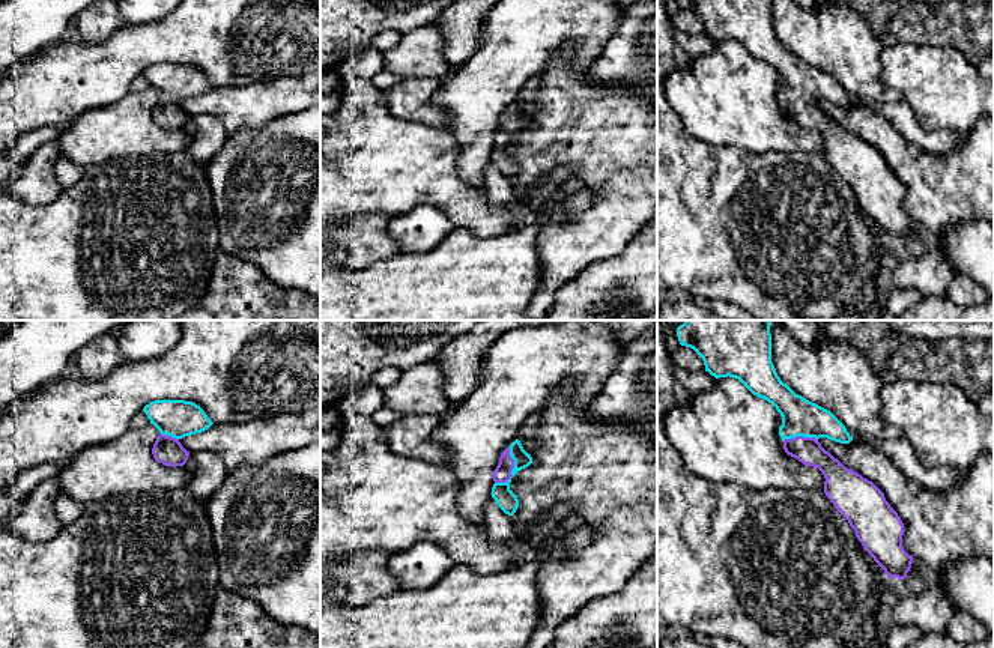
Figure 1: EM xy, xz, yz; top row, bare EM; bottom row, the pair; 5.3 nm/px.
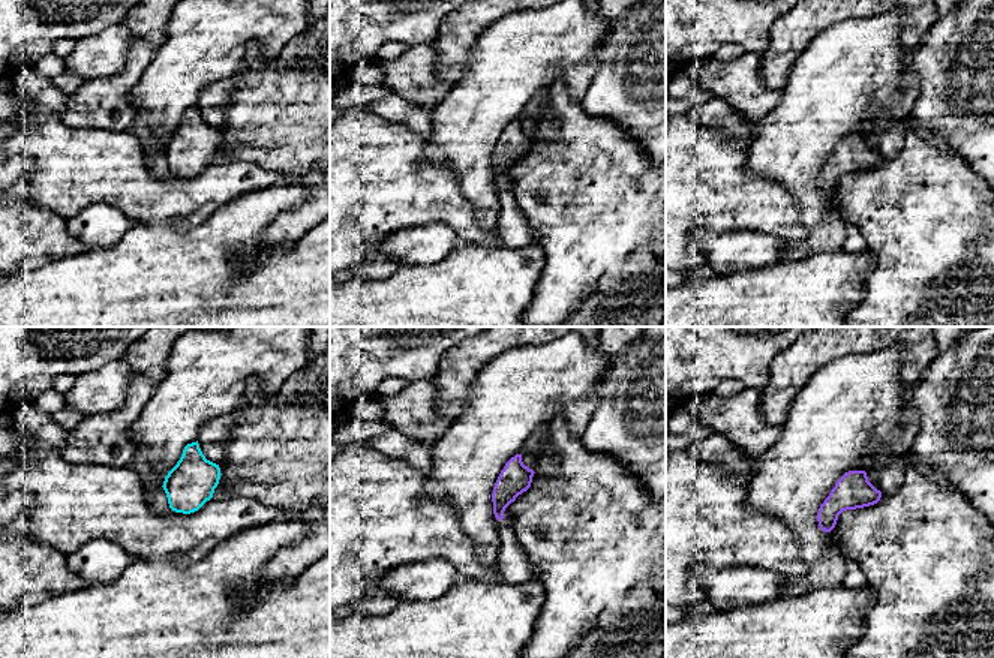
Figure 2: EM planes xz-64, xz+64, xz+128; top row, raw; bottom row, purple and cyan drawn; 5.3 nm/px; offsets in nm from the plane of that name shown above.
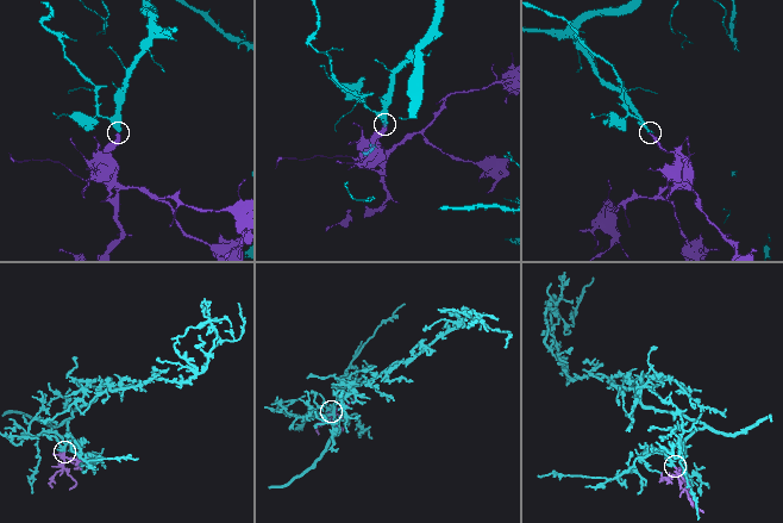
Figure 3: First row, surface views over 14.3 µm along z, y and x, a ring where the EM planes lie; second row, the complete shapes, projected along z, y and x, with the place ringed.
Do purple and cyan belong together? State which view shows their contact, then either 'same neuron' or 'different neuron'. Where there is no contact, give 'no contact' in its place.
xz | same neuron

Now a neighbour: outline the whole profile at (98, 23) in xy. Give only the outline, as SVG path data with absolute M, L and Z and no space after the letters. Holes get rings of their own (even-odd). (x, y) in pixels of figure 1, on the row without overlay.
M99 0L84 9L75 21L80 41L89 45L98 45L108 41L125 26L119 14L117 0Z

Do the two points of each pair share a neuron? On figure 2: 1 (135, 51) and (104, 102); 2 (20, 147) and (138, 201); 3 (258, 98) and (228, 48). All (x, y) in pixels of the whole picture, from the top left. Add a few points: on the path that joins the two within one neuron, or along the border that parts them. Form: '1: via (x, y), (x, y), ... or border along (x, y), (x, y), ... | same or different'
1: via (134, 63), (131, 74), (114, 90) | same
2: via (50, 147), (72, 165), (102, 165), (108, 171) | same
3: border along (245, 68), (240, 74) | different

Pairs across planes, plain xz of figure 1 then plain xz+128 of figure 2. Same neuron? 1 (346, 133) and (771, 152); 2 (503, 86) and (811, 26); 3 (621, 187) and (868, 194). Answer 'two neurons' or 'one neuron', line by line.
1: two neurons
2: two neurons
3: one neuron

